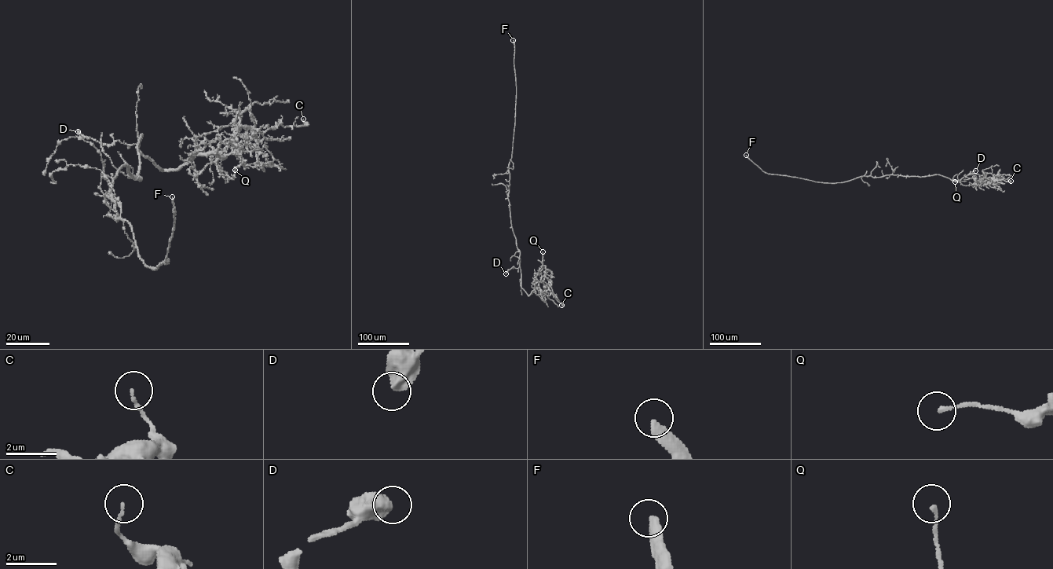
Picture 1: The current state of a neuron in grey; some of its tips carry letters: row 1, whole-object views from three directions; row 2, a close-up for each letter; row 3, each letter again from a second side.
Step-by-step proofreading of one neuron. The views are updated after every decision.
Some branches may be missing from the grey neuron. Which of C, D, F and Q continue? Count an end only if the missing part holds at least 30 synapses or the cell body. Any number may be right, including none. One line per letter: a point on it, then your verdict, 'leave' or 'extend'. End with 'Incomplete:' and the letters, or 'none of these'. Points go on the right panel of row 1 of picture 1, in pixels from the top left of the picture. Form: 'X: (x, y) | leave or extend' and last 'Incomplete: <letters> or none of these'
C: (1010, 181) | leave
D: (975, 170) | leave
F: (746, 155) | extend
Q: (955, 181) | leave
Incomplete: F

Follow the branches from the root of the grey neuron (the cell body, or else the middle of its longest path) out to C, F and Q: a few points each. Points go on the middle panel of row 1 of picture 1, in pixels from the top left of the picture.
C: (508, 198), (511, 227), (520, 251), (521, 288), (528, 295), (535, 284), (541, 282), (561, 305)
F: (508, 198), (508, 165), (512, 156), (516, 95), (513, 40)
Q: (508, 198), (511, 227), (520, 251), (521, 288), (528, 295), (541, 277), (539, 271), (542, 263), (542, 251)

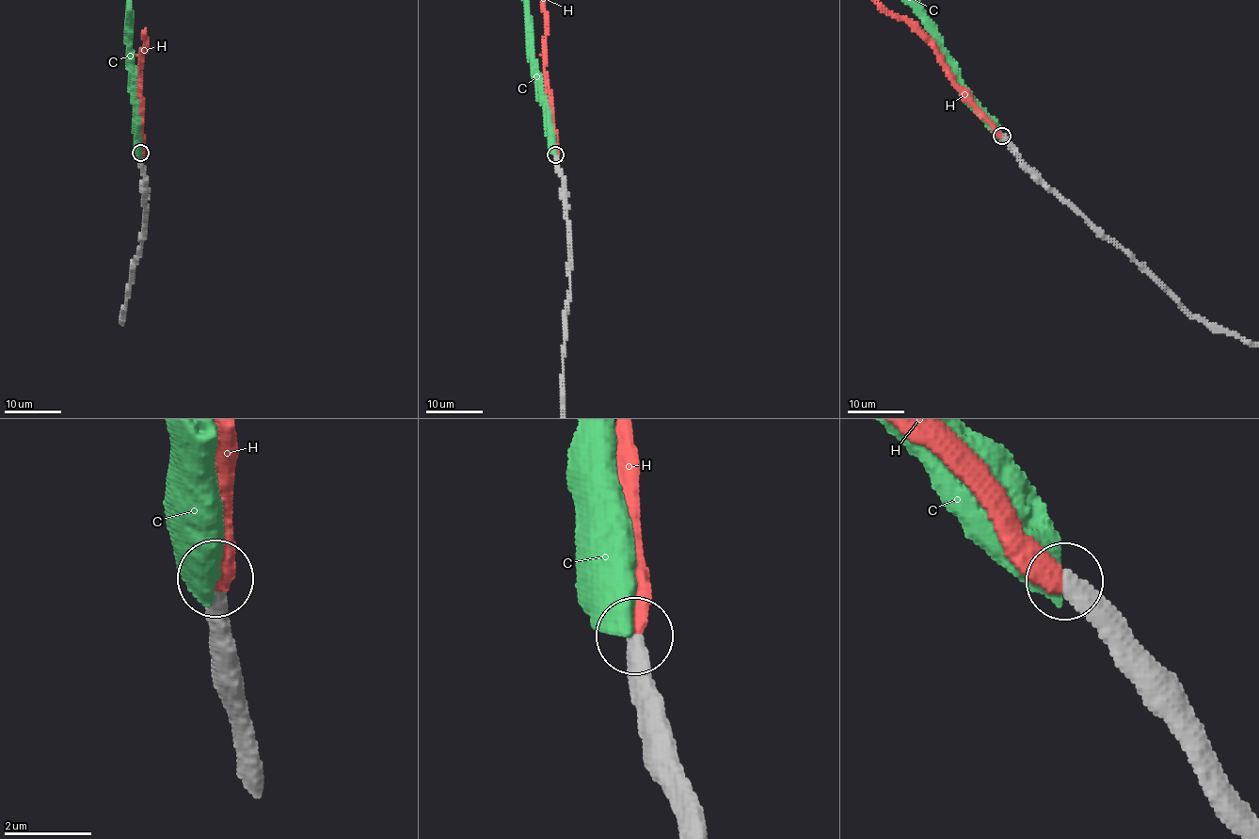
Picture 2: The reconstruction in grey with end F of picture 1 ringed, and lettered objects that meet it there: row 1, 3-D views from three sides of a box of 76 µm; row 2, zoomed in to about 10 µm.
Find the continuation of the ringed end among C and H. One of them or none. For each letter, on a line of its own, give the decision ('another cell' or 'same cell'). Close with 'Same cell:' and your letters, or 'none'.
C: another cell
H: same cell
Same cell: H

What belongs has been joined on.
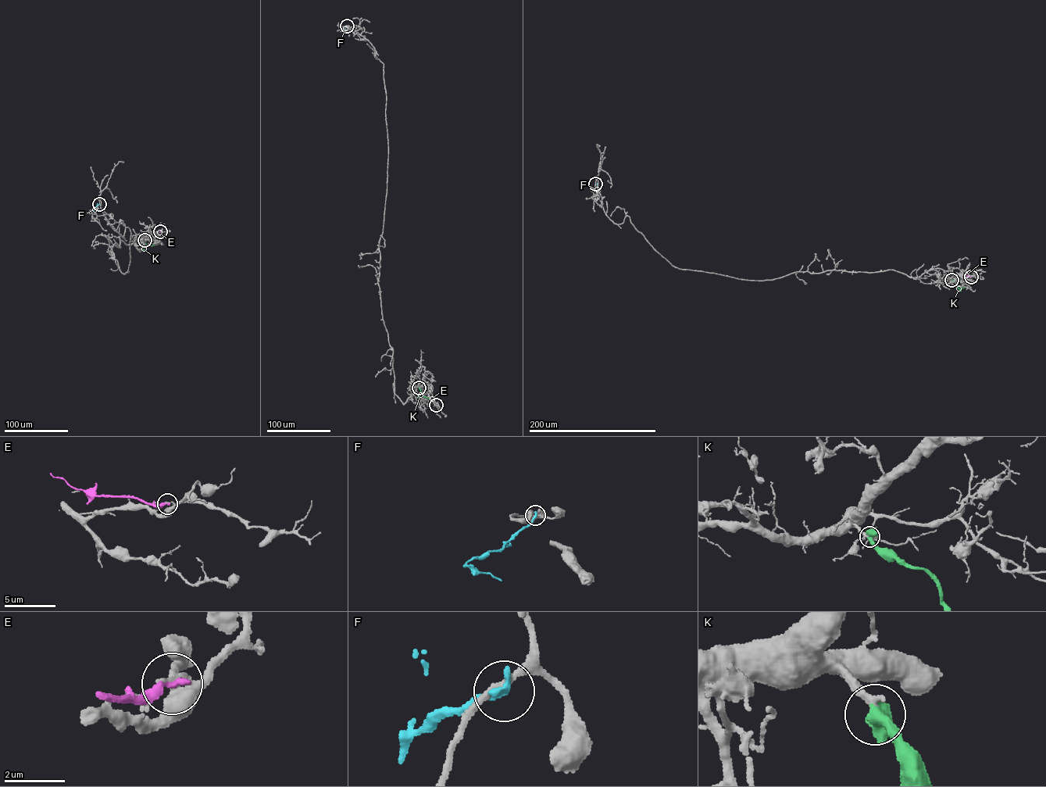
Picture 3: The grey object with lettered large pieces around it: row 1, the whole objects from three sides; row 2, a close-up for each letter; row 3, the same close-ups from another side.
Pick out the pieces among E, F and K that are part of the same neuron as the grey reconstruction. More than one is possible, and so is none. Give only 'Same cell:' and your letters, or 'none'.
Same cell: K

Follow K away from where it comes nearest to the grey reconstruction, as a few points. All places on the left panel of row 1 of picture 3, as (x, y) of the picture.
K: (144, 240), (146, 245), (156, 244)

